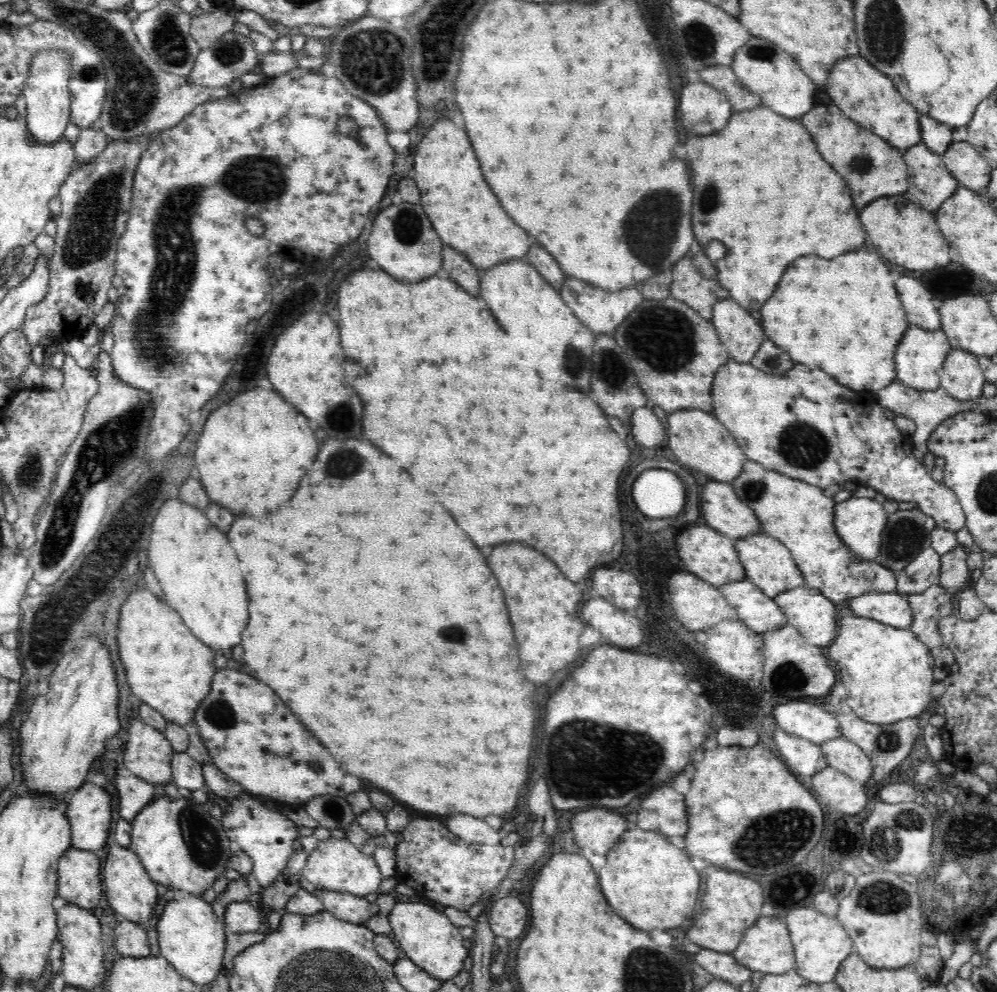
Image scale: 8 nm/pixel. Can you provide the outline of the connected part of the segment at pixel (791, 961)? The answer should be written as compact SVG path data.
M760 915L756 922L743 932L743 938L738 944L738 948L731 954L738 964L750 969L766 974L786 974L790 970L795 970L794 945L790 941L789 932L784 922L779 922L778 918Z

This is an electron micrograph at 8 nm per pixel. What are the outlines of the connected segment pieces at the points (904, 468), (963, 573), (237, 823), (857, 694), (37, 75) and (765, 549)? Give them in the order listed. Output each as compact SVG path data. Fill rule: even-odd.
M734 359L726 361L722 366L717 368L714 373L713 381L711 382L711 404L713 404L713 414L715 417L730 431L730 434L735 438L735 441L740 445L742 452L747 459L753 462L758 462L767 470L777 471L779 474L784 474L792 479L798 479L807 484L826 489L830 485L842 484L846 480L857 480L859 484L866 487L876 489L879 498L896 500L897 502L915 502L918 504L917 508L920 512L931 516L936 520L937 527L941 527L951 532L957 533L965 527L965 514L960 504L960 501L955 497L954 492L945 487L942 483L937 482L931 478L930 472L922 472L922 463L914 457L912 443L910 437L899 431L899 428L894 424L893 420L888 419L884 415L884 408L877 402L875 394L869 391L855 391L847 386L844 386L834 380L829 374L823 370L814 369L802 363L796 363L789 371L784 374L766 373L750 363L739 363ZM882 478L904 478L904 484L882 484Z
M961 544L956 545L946 554L941 554L939 584L954 592L970 581L970 570L967 567L968 550Z
M244 791L233 799L226 798L228 810L224 810L220 818L221 828L227 840L239 846L244 854L253 862L253 874L262 889L278 880L279 872L286 868L288 858L296 855L294 840L299 838L296 823L288 819L281 812L272 812L266 808L264 799L259 795Z
M852 615L840 618L839 628L824 653L840 670L840 682L846 688L844 704L860 718L885 725L917 717L930 704L934 698L931 688L935 683L932 679L935 658L911 629Z
M44 49L38 52L30 64L30 74L25 80L21 94L26 100L26 130L30 141L38 145L50 145L64 136L64 130L70 121L71 94L68 83L72 76L72 57L63 50Z
M761 532L760 534L750 534L745 537L738 537L733 545L737 550L737 557L743 566L745 579L756 585L762 592L774 598L778 593L793 589L794 587L806 586L803 574L795 564L791 552L779 541L770 535Z

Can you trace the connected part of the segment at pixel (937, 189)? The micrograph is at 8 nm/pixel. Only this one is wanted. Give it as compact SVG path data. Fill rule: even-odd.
M924 143L902 150L909 173L909 192L930 212L936 212L941 202L953 195L960 186L947 169L943 156L930 150Z

